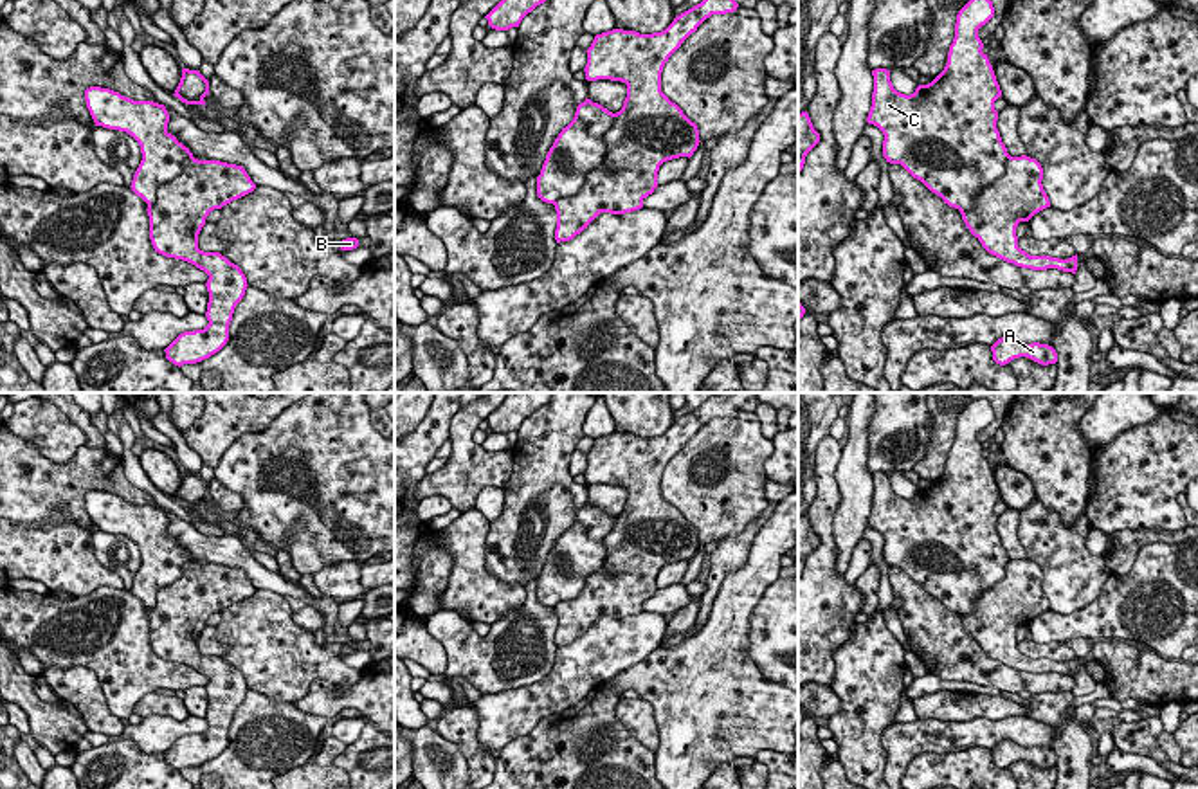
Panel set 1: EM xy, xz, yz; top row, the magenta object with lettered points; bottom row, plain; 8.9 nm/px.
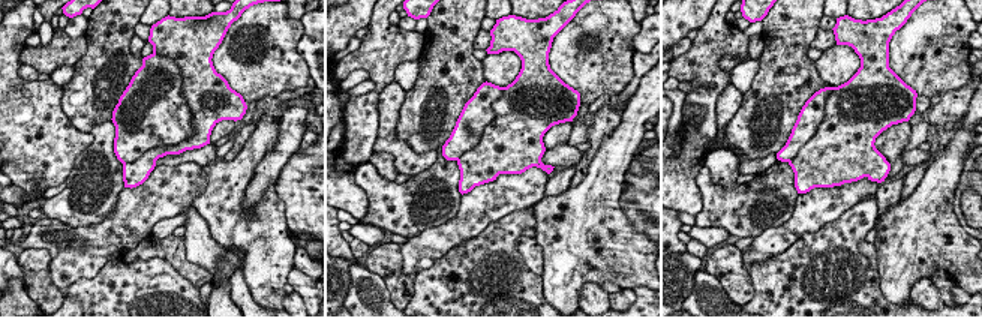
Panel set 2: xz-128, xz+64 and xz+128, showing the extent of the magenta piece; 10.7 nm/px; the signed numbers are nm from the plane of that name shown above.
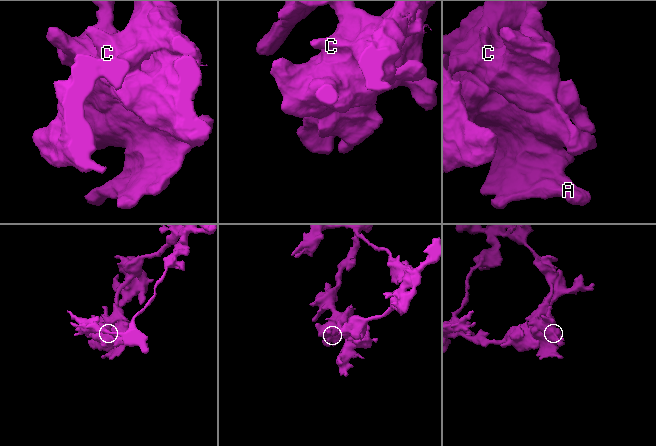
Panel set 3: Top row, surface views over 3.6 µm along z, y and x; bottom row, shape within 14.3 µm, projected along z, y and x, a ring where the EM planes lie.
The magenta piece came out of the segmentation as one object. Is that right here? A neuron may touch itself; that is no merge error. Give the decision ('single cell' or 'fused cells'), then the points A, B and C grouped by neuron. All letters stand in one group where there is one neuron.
fused cells | A B / C

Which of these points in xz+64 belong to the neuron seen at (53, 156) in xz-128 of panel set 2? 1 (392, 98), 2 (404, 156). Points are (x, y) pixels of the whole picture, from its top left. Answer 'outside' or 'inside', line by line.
1: inside
2: inside

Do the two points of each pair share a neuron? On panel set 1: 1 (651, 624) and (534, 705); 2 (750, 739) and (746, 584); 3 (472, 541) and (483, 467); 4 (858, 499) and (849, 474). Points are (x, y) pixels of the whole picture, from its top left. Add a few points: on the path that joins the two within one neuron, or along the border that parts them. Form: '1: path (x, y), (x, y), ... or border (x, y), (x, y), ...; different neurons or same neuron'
1: path (622, 642), (609, 645), (589, 660), (562, 687); same neuron
2: path (730, 701), (730, 622); same neuron
3: border (472, 508), (462, 514); different neurons
4: path (856, 494), (854, 480); same neuron

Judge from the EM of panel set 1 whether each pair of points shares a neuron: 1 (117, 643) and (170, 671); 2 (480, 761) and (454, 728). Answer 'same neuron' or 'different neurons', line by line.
1: same neuron
2: same neuron

